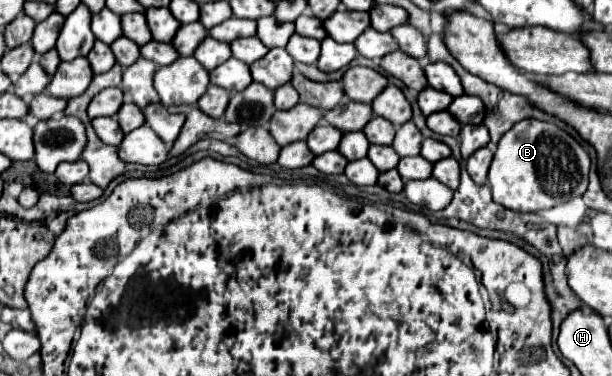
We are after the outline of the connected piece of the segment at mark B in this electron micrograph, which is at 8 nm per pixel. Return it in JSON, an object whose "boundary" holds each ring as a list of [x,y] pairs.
{"boundary":[[[521,120],[499,140],[499,148],[489,168],[493,200],[513,212],[537,212],[553,208],[587,190],[589,154],[563,128],[541,122]]]}

